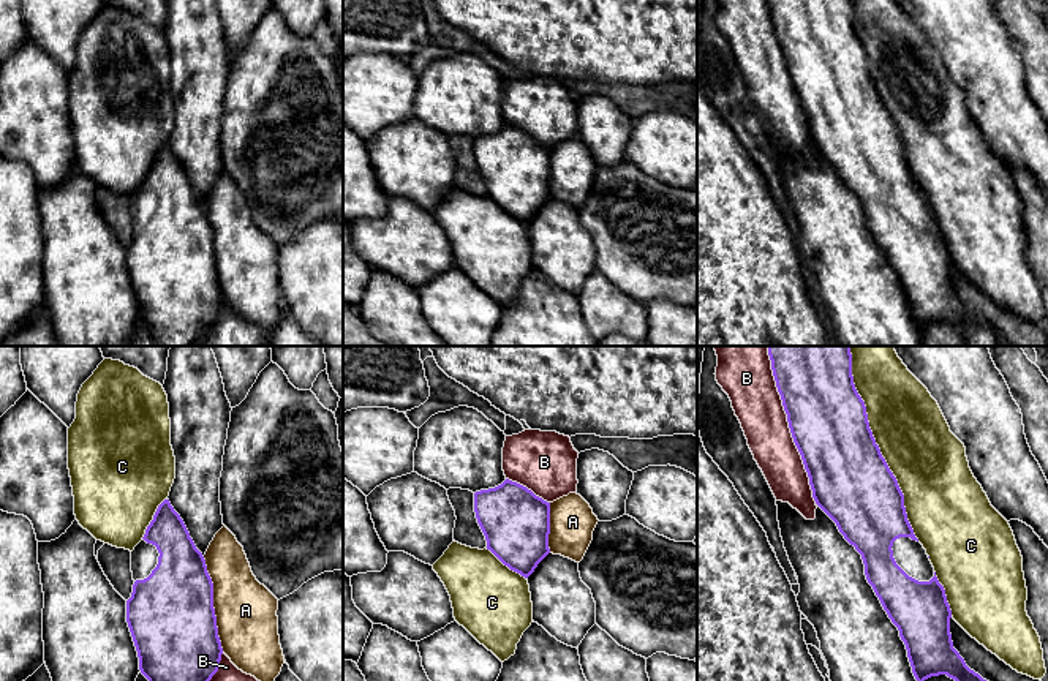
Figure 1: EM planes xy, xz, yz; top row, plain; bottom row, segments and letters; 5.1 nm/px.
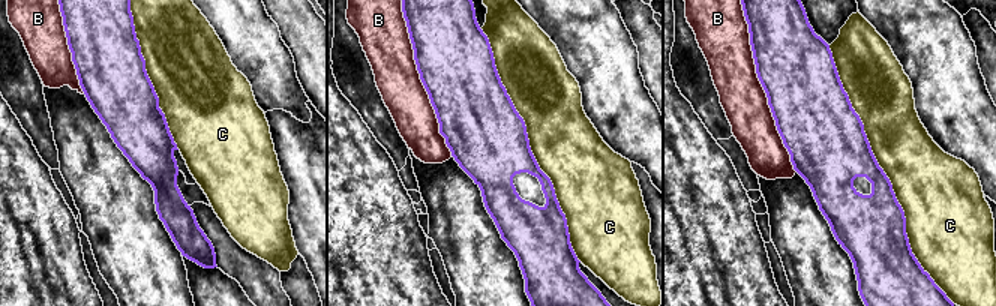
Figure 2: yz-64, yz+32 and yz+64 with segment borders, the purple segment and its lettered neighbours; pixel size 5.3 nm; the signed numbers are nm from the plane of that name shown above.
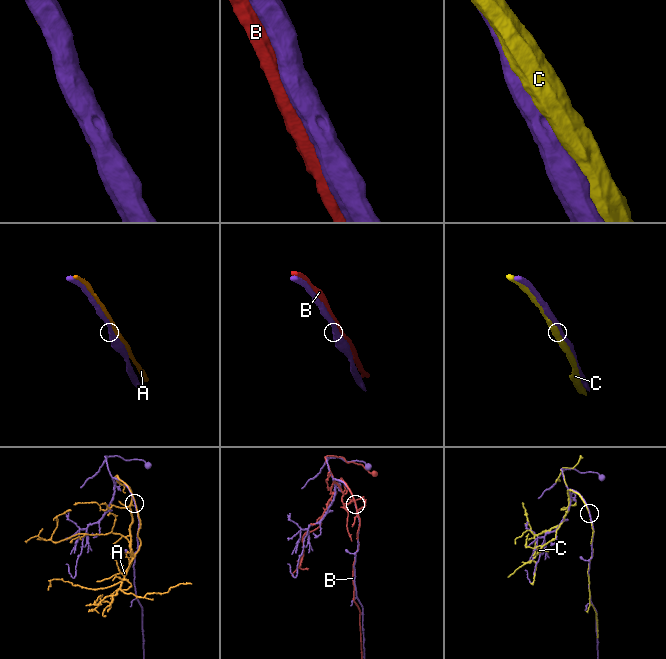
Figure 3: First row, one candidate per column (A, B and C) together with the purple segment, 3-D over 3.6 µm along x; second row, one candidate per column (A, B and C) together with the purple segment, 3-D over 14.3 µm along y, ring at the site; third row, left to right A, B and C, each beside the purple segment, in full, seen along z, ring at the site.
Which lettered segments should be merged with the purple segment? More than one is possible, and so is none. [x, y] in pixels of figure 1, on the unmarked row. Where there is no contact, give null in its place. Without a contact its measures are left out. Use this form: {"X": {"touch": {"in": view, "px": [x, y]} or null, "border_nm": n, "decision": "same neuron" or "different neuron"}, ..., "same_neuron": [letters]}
{"A": {"touch": {"in": "xy", "px": [212, 250]}, "border_nm": 500, "decision": "different neuron"}, "B": {"touch": {"in": "yz", "px": [789, 73]}, "border_nm": 800, "decision": "different neuron"}, "C": {"touch": {"in": "yz", "px": [878, 94]}, "border_nm": 1000, "decision": "different neuron"}, "same_neuron": []}

